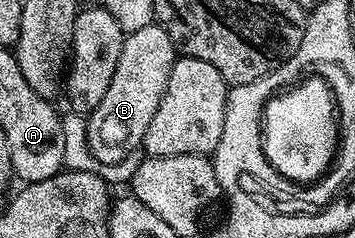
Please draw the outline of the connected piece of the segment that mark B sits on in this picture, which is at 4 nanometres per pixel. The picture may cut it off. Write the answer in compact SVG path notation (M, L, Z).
M153 23L138 27L138 31L125 36L110 88L102 103L98 103L96 110L86 117L88 146L94 159L107 165L122 163L133 156L135 149L143 146L146 127L150 127L150 119L154 119L154 111L158 111L158 103L162 103L162 95L166 95L166 83L170 83L170 71L177 56L175 43L161 25Z

